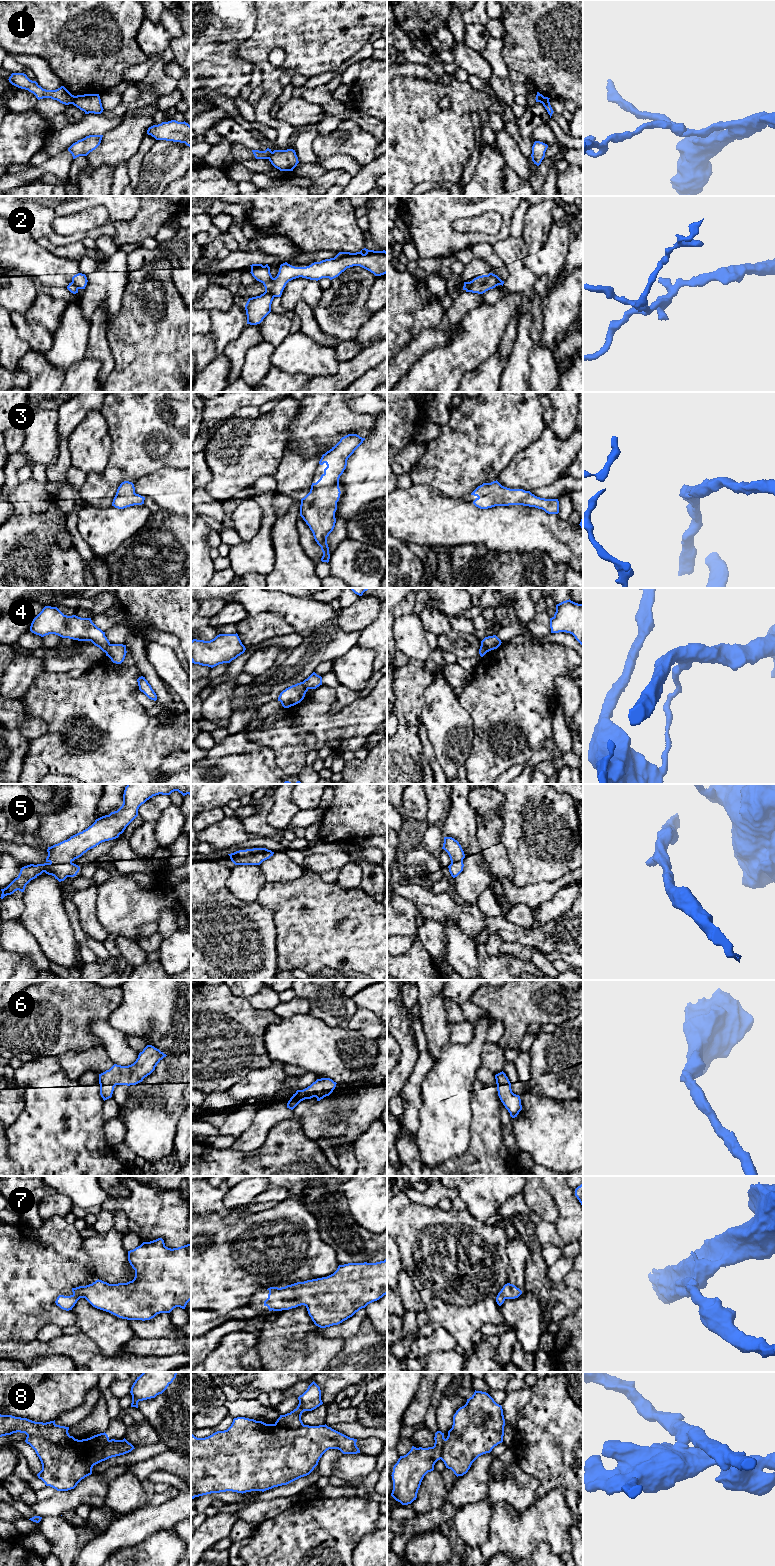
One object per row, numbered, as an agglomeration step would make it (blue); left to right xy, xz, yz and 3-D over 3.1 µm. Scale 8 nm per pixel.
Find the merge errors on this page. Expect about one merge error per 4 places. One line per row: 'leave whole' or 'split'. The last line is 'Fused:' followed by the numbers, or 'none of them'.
1: split
2: split
3: leave whole
4: split
5: leave whole
6: leave whole
7: leave whole
8: split
Fused: 1, 2, 4, 8

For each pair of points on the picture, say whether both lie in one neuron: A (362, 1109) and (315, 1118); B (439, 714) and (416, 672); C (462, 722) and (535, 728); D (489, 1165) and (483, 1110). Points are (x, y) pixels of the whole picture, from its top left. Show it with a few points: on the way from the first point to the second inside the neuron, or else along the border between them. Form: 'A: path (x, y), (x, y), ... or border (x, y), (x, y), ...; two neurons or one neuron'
A: path (350, 1107), (340, 1107), (337, 1105), (327, 1113); one neuron
B: border (436, 672), (424, 692), (421, 711); two neurons
C: border (459, 703), (472, 720), (473, 741), (471, 746); two neurons
D: path (486, 1151), (486, 1124); one neuron

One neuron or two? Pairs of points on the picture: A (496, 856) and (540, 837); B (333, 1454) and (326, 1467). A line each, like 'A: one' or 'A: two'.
A: two
B: one

